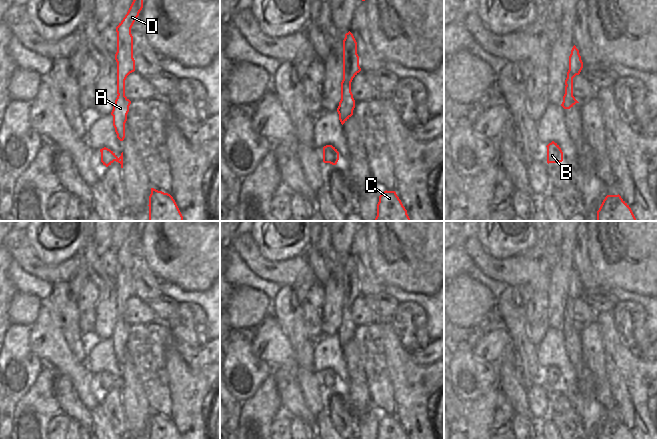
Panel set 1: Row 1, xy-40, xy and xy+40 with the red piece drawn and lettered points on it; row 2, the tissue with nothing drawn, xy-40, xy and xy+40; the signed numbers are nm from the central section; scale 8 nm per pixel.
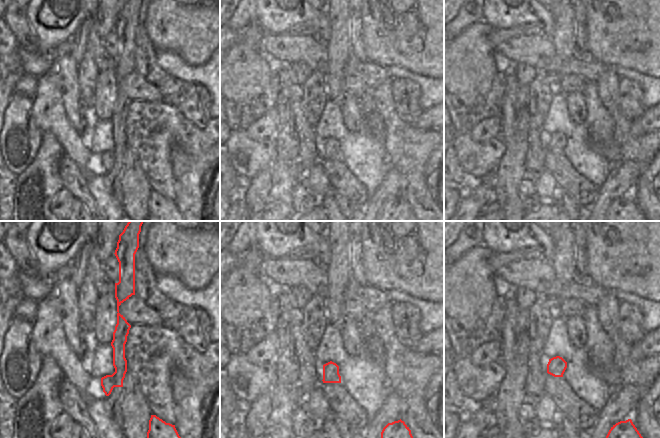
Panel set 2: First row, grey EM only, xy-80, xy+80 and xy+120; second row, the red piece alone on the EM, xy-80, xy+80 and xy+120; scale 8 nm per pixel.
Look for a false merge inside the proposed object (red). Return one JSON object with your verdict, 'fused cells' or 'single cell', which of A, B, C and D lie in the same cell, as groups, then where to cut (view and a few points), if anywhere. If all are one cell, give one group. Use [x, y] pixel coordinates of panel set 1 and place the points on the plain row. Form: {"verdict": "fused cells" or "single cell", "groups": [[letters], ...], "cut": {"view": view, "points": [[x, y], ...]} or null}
{"verdict": "fused cells", "groups": [["A", "B", "C"], ["D"]], "cut": {"view": "xy-40", "points": [[124, 308], [117, 317]]}}

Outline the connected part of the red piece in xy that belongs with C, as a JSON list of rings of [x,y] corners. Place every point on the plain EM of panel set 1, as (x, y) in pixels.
[[[384,415],[379,420],[377,439],[408,439],[395,415]]]

